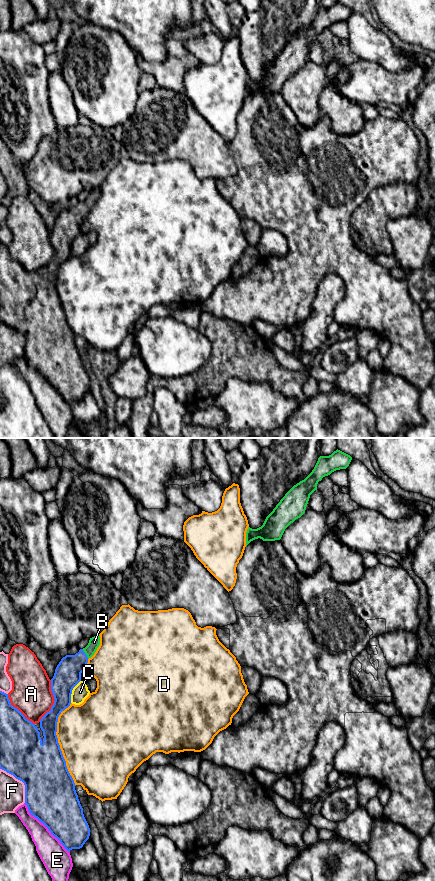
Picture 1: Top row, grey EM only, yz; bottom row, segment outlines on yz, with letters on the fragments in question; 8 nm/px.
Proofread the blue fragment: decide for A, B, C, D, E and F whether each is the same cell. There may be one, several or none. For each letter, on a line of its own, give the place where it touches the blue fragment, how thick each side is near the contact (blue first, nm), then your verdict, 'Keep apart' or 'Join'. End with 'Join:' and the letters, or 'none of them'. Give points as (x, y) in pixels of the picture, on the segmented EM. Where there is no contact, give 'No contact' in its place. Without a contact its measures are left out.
A: Touches blue at yz (54, 701). Thickness 220 nm (blue) against 320 nm. Keep apart
B: Touches blue at yz (85, 654). Thickness 220 nm (blue) against 90 nm. Join
C: Touches blue at yz (71, 691). Thickness 220 nm (blue) against 140 nm. Keep apart
D: Touches blue at yz (58, 744). Thickness 380 nm (blue) against 480 nm. Keep apart
E: Touches blue at yz (46, 826). Thickness 400 nm (blue) against 220 nm. Keep apart
F: Touches blue at yz (21, 780). Thickness 400 nm (blue) against 200 nm. Keep apart
Join: B

